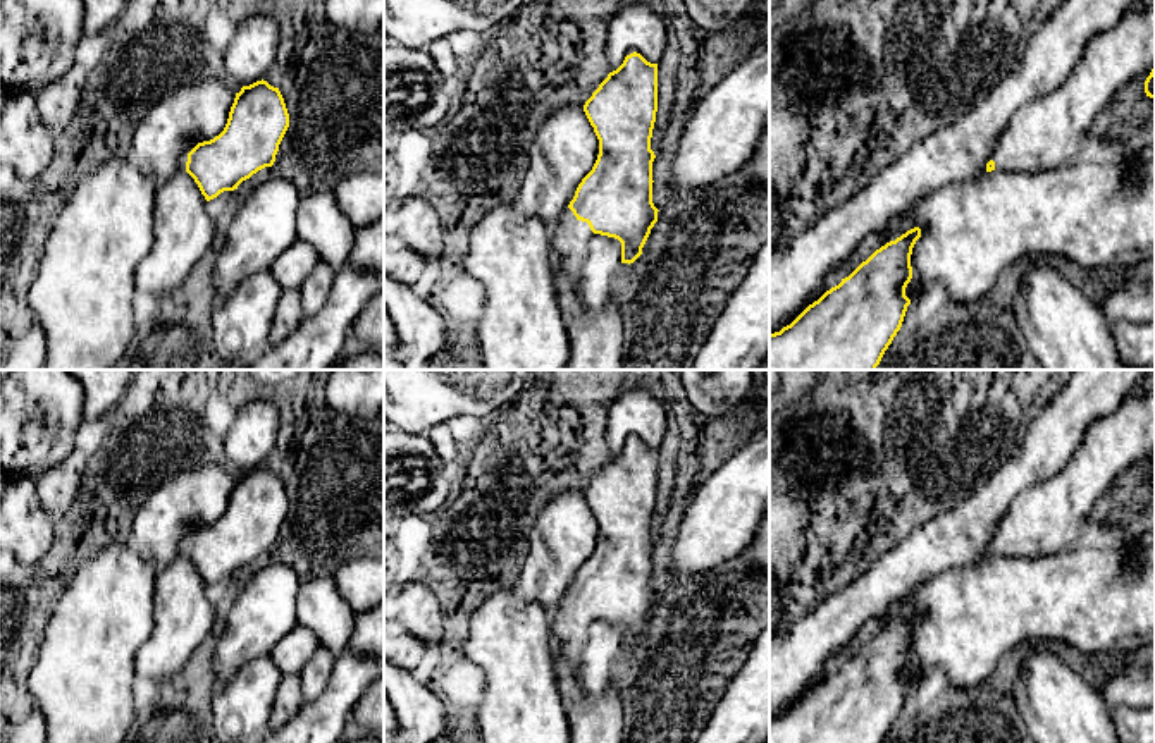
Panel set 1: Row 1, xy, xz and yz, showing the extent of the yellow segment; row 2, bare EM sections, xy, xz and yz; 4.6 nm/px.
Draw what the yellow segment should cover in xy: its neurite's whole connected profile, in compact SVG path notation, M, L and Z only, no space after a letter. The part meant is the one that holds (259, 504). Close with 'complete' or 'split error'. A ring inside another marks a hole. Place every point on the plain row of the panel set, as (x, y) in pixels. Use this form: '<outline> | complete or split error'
M263 464L243 471L224 516L210 526L186 533L179 542L179 554L195 564L210 586L272 552L287 513L289 499L279 473Z | split error

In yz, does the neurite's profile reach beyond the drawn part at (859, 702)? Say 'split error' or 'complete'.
complete

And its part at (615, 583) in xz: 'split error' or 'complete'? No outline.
split error

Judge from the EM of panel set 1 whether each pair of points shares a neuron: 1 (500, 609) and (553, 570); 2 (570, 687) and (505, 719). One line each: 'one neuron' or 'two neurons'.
1: two neurons
2: two neurons

